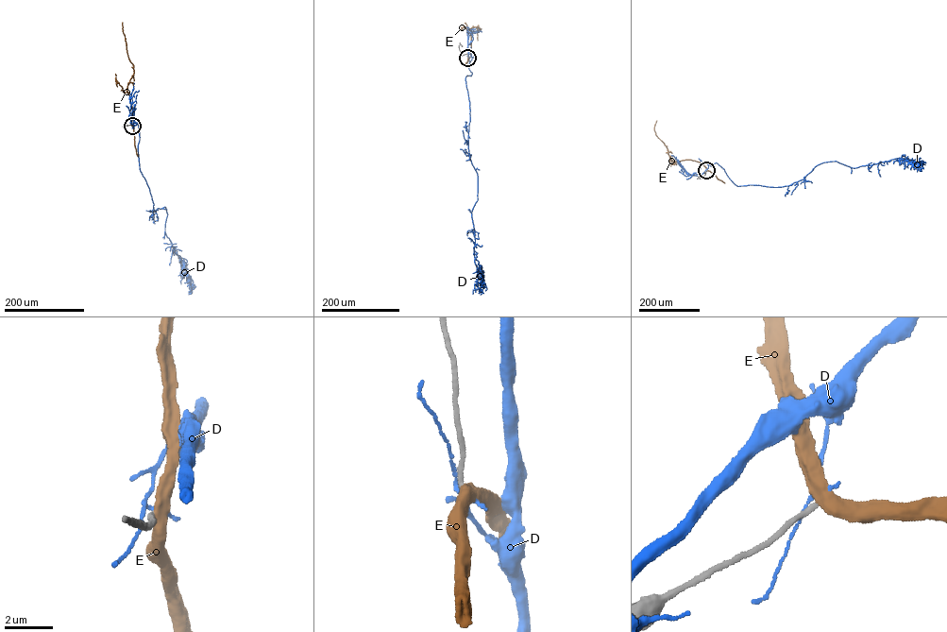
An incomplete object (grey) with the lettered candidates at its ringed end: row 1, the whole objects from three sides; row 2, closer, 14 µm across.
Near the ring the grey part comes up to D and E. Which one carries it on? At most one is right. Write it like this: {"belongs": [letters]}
{"belongs": []}

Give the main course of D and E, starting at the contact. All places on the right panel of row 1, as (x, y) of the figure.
D: (706, 170), (716, 162), (737, 186), (781, 187), (803, 179), (824, 162), (856, 167), (904, 155)
E: (706, 170), (701, 163), (694, 161), (672, 160), (655, 134), (656, 121)

